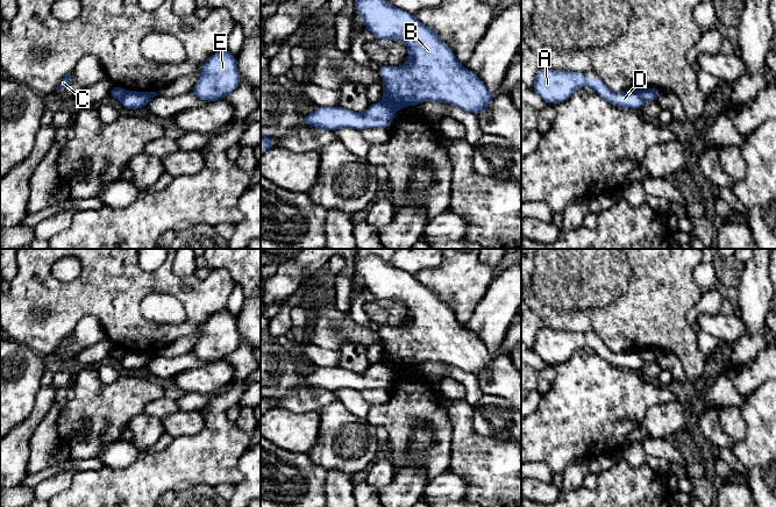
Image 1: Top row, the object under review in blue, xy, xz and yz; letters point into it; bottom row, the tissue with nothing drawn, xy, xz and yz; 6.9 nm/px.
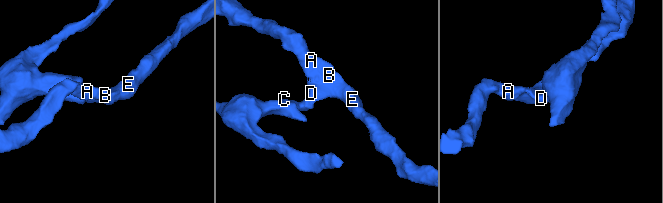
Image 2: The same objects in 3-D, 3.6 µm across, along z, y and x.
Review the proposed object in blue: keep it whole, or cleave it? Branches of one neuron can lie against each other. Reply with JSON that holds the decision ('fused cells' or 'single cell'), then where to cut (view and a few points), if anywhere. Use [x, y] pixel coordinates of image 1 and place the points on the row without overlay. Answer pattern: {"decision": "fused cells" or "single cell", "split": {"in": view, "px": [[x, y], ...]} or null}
{"decision": "fused cells", "split": {"in": "xz", "px": [[382, 361], [394, 371]]}}

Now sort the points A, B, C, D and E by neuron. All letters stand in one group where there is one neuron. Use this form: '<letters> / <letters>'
A B D E / C

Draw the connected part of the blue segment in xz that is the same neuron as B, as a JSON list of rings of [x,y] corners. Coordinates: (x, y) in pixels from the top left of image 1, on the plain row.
[[[354,255],[355,271],[363,279],[363,287],[377,300],[393,300],[405,304],[408,319],[404,326],[379,326],[382,337],[382,362],[394,372],[407,366],[418,366],[426,360],[454,365],[478,377],[492,364],[494,356],[474,333],[460,323],[448,305],[443,304],[436,292],[420,283],[413,274],[385,263],[380,257]]]

